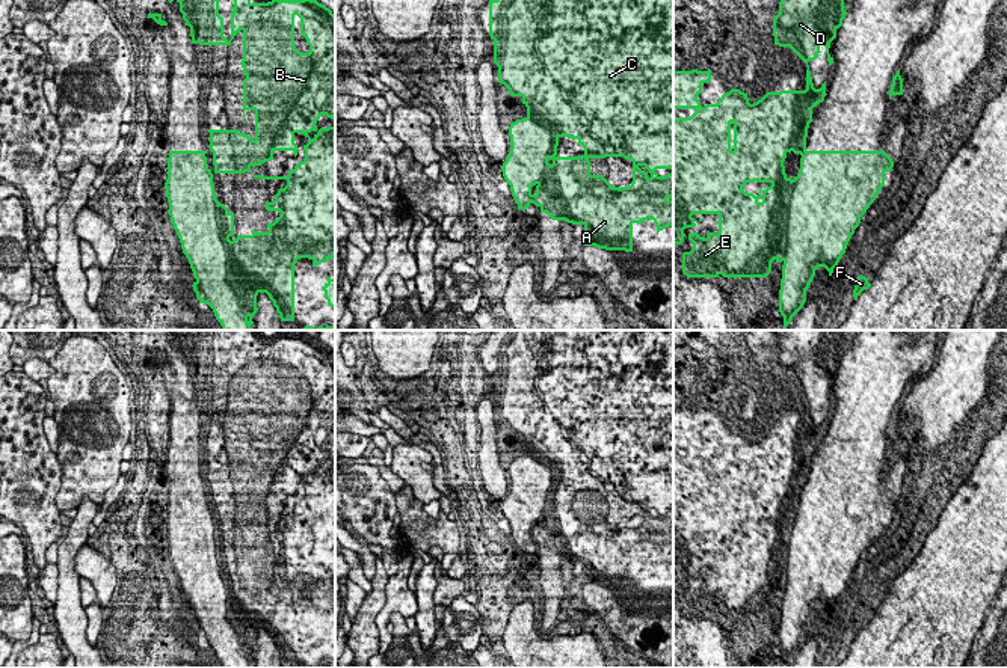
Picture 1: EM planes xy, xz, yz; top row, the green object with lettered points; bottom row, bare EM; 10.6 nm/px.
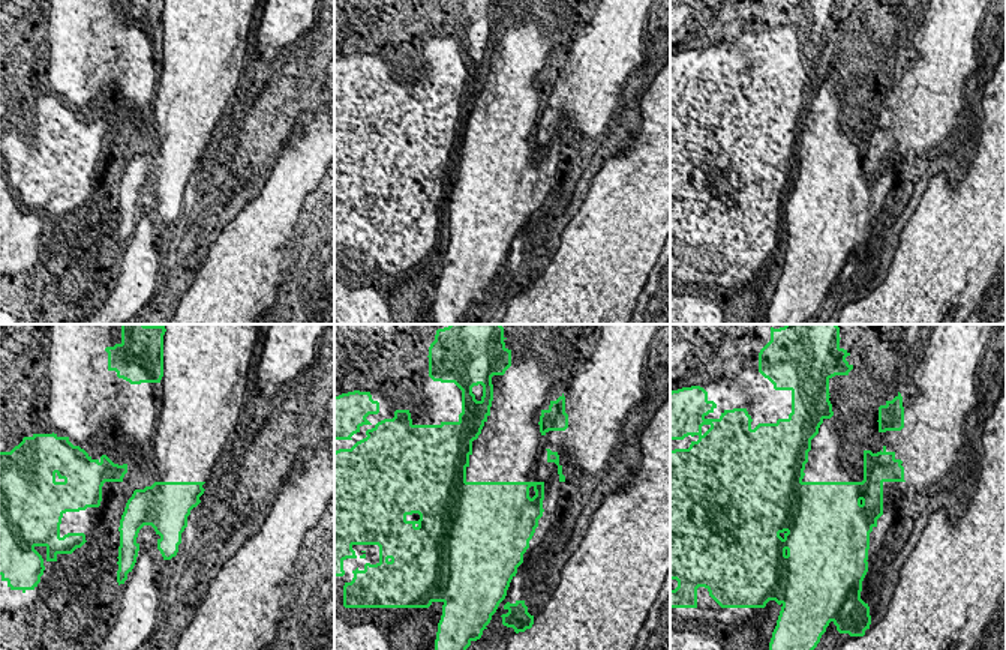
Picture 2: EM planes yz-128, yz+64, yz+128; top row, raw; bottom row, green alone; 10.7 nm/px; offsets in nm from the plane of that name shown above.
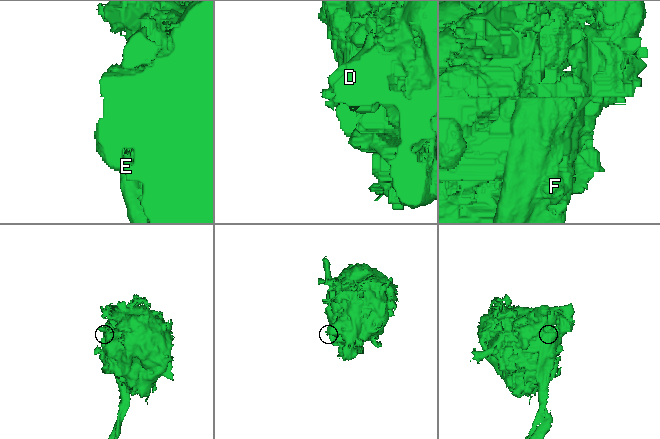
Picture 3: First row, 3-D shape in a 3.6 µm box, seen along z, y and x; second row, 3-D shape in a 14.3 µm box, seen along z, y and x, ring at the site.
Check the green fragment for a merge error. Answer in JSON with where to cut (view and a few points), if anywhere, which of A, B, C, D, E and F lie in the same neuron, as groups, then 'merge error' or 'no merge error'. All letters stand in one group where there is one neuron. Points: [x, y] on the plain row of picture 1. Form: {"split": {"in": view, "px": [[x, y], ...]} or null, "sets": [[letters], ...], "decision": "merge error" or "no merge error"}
{"split": {"in": "yz", "px": [[844, 489], [841, 517], [852, 530], [849, 540], [859, 557]]}, "sets": [["A", "B", "C", "D", "E"], ["F"]], "decision": "merge error"}

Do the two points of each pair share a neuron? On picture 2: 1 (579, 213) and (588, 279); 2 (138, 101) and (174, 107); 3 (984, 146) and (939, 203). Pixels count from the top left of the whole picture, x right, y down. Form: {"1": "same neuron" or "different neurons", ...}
{"1": "same neuron", "2": "different neurons", "3": "same neuron"}

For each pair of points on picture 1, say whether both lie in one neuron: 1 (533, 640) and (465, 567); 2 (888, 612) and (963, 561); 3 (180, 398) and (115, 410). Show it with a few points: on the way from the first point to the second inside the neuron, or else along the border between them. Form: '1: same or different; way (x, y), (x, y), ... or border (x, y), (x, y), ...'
1: same; way (509, 638), (494, 623), (494, 596), (489, 591)
2: same; way (906, 594), (918, 582), (945, 570)
3: different; border (147, 356), (126, 368), (141, 391)

